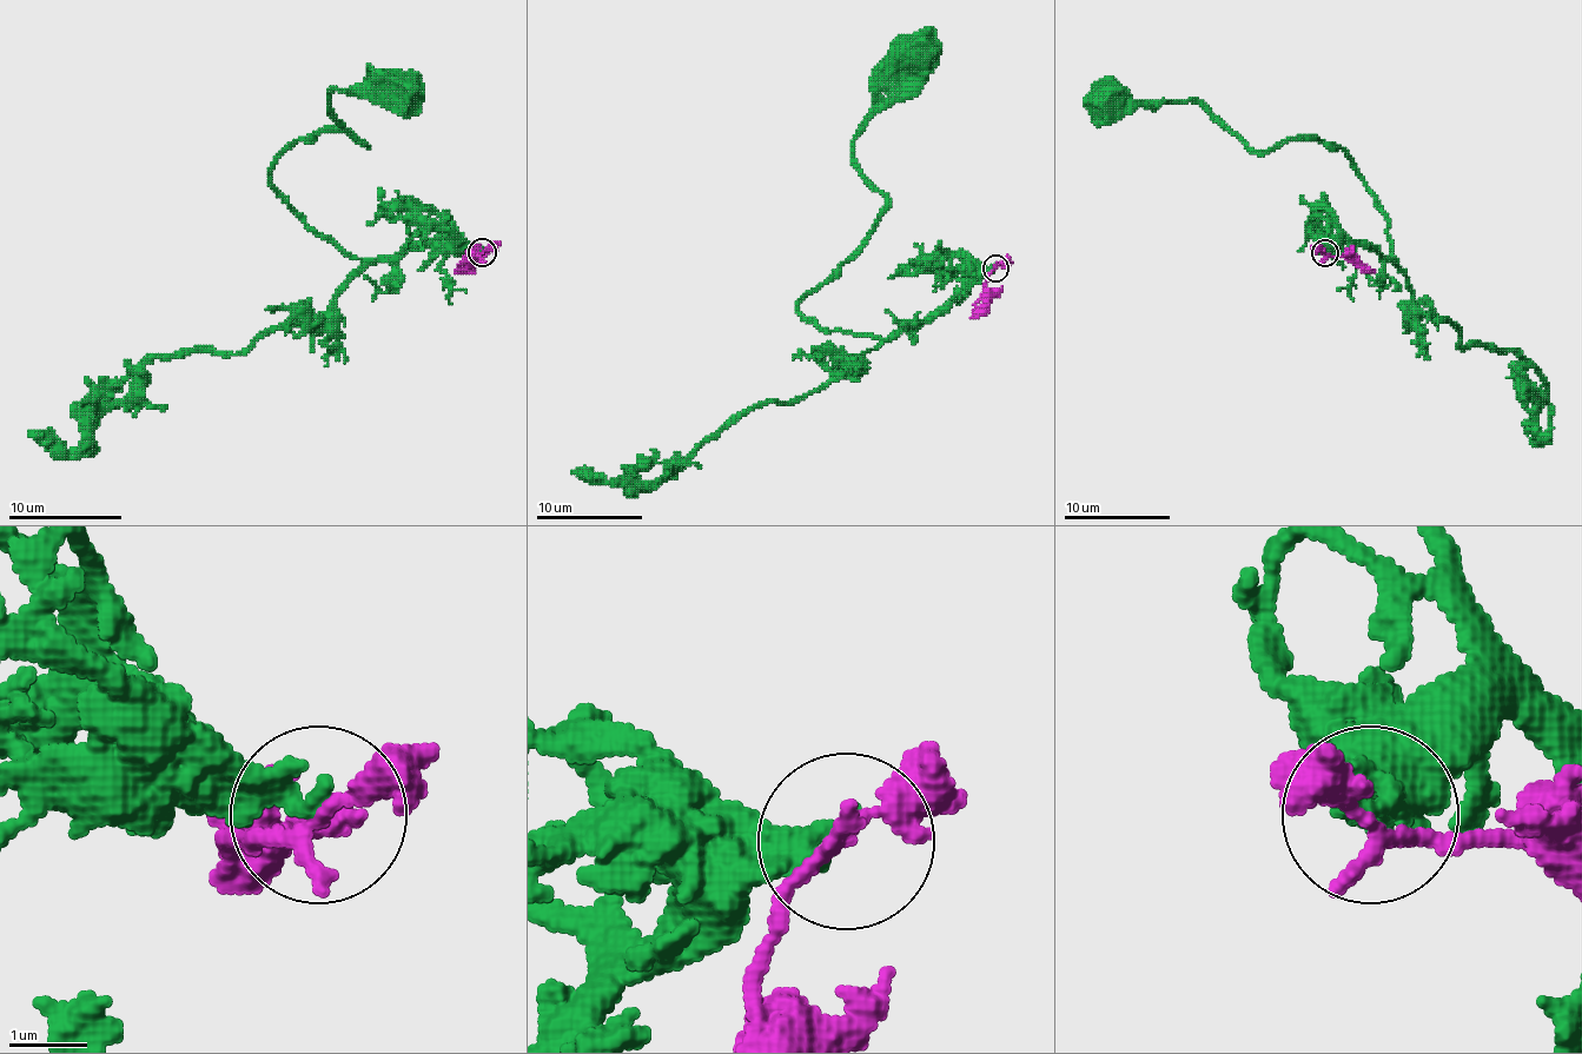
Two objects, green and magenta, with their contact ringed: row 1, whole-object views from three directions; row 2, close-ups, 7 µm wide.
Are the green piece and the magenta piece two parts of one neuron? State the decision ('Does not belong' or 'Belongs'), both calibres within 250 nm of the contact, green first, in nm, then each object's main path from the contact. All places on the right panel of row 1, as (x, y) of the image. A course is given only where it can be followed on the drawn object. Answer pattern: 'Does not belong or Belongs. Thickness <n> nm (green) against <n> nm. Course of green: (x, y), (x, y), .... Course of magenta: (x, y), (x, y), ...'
Does not belong. Thickness 320 nm (green) against 220 nm. Course of green: (1324, 253), (1361, 240), (1395, 259), (1348, 156), (1322, 140), (1250, 151), (1186, 100), (1113, 103). Course of magenta: (1324, 253), (1354, 256), (1375, 272)

